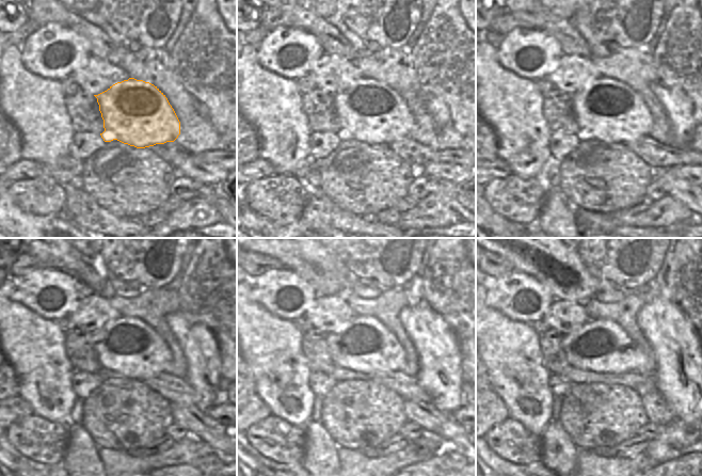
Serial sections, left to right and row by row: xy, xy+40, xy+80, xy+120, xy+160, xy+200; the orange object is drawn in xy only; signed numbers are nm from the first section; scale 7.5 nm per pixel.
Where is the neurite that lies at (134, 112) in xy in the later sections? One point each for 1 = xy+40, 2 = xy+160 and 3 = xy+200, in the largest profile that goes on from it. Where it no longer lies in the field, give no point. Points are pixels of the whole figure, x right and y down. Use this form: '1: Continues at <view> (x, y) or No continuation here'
1: Continues at xy+40 (370, 111)
2: Continues at xy+160 (362, 346)
3: Continues at xy+200 (601, 346).

